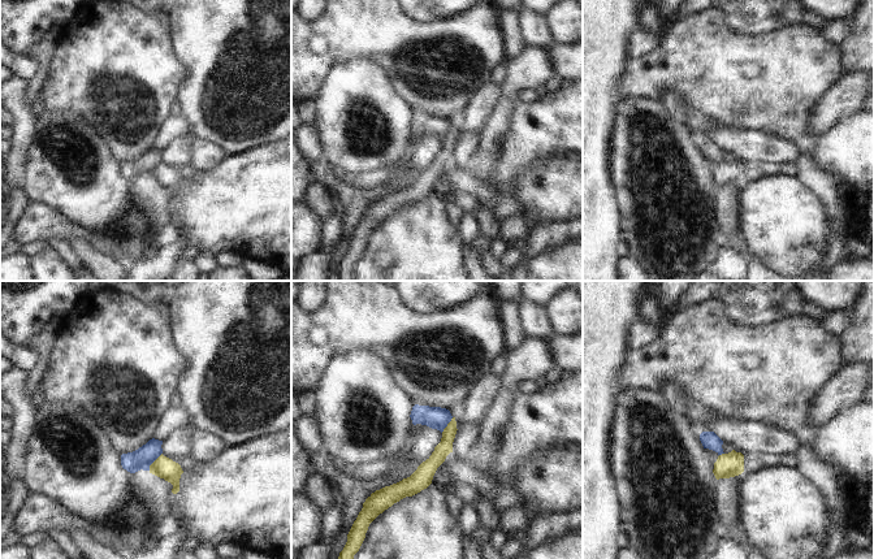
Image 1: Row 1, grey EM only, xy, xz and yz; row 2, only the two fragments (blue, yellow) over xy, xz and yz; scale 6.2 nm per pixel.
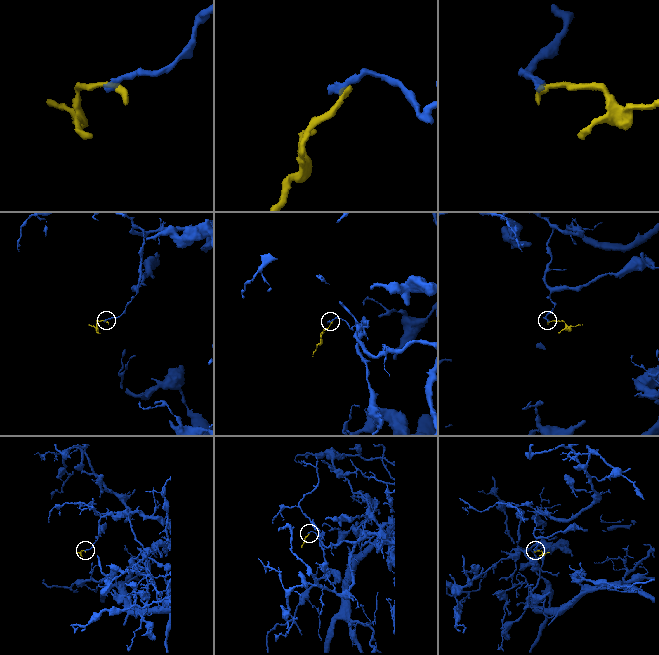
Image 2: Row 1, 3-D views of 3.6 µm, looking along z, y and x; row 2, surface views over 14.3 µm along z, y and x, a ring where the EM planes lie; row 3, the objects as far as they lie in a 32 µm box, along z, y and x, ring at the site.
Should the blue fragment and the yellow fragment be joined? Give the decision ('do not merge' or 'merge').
do not merge

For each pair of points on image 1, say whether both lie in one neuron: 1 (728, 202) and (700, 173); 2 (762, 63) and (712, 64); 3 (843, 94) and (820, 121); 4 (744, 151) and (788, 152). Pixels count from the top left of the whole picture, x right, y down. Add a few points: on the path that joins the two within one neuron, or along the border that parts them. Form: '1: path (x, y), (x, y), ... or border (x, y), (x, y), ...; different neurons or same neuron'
1: border (715, 189), (718, 219); different neurons
2: path (749, 64), (725, 64); same neuron
3: path (839, 100), (825, 115); same neuron
4: path (754, 151), (778, 152); same neuron

